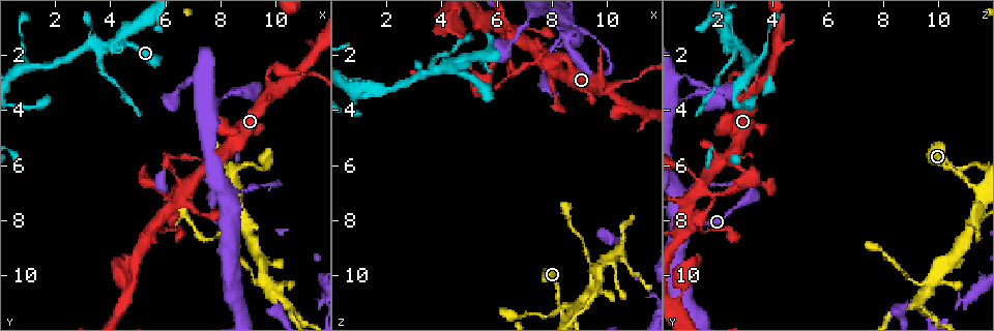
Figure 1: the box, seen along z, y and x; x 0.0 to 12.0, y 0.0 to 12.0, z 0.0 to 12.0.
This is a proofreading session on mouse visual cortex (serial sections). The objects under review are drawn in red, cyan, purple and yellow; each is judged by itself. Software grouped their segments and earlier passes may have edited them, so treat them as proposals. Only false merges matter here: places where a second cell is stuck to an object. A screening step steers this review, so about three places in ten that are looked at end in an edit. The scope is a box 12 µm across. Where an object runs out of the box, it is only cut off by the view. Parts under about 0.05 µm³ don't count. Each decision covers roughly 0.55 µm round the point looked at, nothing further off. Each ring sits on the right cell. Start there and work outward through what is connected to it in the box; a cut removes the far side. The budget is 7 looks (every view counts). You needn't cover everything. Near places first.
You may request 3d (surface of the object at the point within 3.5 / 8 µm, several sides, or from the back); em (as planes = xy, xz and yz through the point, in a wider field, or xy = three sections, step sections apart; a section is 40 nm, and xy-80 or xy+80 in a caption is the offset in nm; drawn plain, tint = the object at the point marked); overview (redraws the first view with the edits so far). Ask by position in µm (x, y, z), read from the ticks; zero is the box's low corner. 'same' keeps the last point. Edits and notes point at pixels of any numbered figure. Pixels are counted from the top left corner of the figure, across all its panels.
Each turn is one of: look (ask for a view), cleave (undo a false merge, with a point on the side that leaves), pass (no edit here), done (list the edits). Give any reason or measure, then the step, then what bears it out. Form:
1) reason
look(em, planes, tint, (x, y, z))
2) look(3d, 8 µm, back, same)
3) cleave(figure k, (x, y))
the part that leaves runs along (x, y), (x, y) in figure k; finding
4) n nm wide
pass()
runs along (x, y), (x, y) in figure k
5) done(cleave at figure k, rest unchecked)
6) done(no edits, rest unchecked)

a narrow waist
look(3d, 3.5 µm, (9.8, 2.5, 3.4))

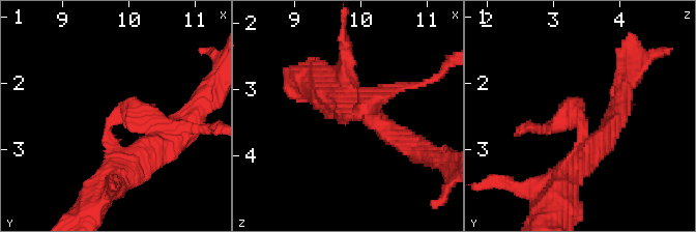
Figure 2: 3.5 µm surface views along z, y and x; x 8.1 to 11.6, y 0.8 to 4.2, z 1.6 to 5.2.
look(em, xy, step 3, tint, (9.85, 2.45, 3.35))

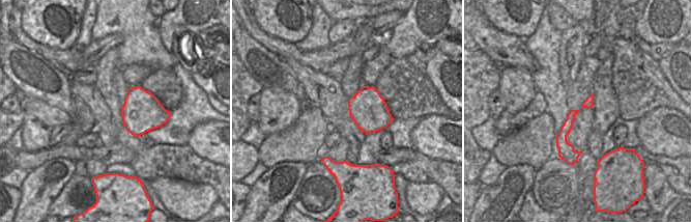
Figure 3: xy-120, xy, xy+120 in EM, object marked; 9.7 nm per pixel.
cleave(figure 2, (131, 126))
the part that leaves runs along (107, 136), (120, 114), (183, 126) in figure 2; a second cell is stuck on

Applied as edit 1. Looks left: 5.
look(overview)

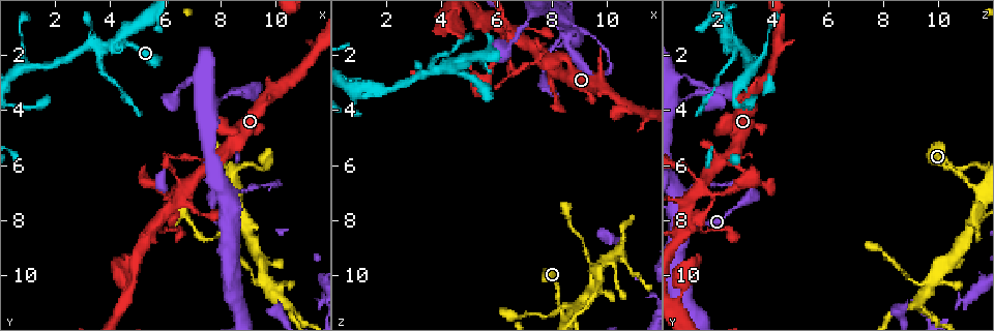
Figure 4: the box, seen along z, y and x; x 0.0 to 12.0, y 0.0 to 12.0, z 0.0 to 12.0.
abrupt turn
look(3d, 3.5 µm, (8.2, 4.7, 2.1))

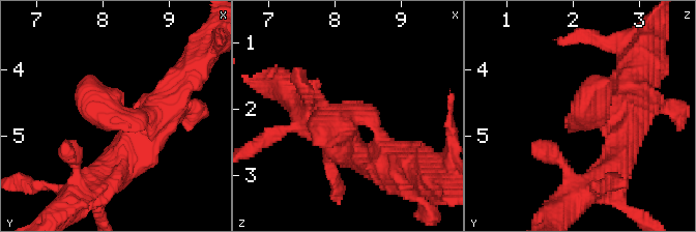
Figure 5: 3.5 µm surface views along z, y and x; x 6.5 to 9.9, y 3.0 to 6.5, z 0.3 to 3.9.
arms of 300, 450 nm
look(em, planes, tint, (8.25, 4.75, 2.05))

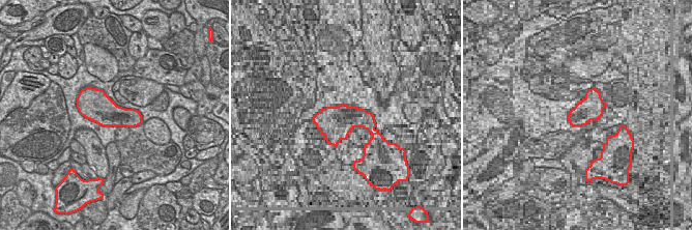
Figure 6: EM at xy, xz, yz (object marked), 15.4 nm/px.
pass()
runs along (158, 111), (114, 117), (89, 79) in figure 5; one cell here

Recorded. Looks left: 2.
thin arm on a thick one
look(3d, 3.5 µm, (8.8, 8.0, 11.2))

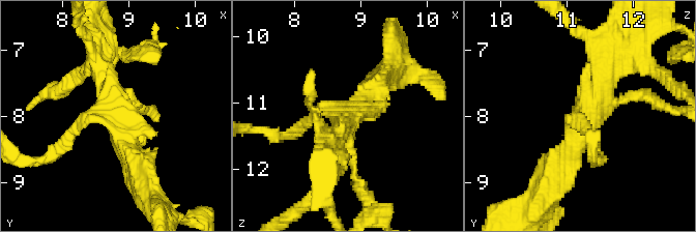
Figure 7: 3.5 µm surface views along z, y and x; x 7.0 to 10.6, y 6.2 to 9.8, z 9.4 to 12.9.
4 arms; arms of 150, 200, 300, 350 nm; now the EM
look(em, xy, step 5, tint, (8.75, 8.00, 11.25))

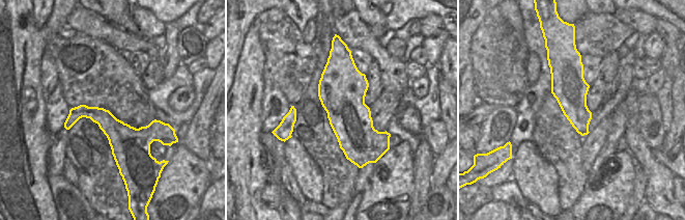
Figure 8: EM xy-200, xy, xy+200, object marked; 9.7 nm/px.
460 nm wide
pass()
runs along (605, 55), (607, 74), (557, 172) in figure 7; continuous, no second cell

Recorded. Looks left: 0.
done(cleave at figure 2, rest unchecked)

